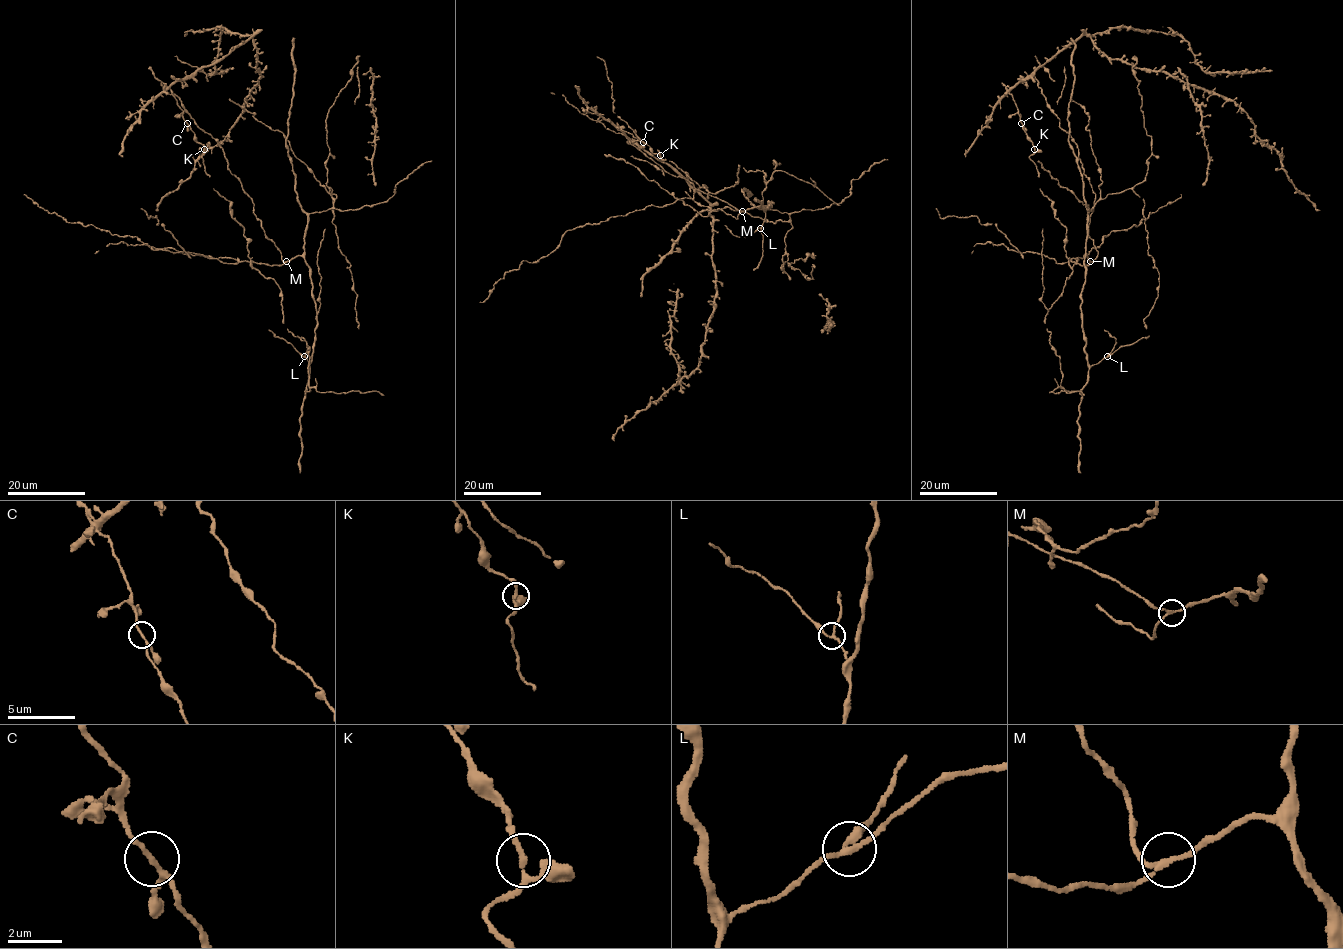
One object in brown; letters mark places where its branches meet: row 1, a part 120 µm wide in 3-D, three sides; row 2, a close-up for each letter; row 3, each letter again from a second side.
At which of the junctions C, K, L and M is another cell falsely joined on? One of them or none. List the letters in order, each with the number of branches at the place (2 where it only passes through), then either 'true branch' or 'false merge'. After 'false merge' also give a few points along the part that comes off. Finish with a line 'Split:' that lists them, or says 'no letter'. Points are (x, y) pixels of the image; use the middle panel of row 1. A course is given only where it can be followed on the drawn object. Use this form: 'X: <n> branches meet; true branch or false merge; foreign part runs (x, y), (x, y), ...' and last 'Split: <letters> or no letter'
C: 3 branches meet; true branch
K: 3 branches meet; true branch
L: 3 branches meet; true branch
M: 3 branches meet; true branch
Split: no letter

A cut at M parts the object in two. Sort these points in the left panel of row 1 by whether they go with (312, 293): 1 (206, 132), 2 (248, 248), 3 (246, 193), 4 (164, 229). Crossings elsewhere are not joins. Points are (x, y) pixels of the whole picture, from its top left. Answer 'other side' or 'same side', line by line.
1: other side
2: same side
3: other side
4: other side

